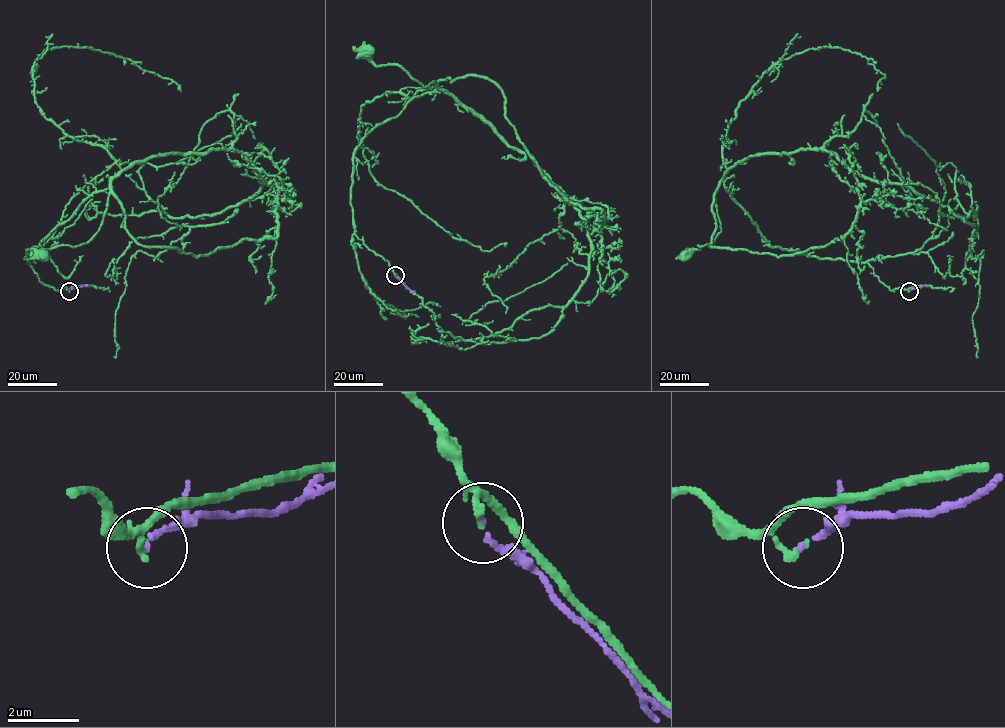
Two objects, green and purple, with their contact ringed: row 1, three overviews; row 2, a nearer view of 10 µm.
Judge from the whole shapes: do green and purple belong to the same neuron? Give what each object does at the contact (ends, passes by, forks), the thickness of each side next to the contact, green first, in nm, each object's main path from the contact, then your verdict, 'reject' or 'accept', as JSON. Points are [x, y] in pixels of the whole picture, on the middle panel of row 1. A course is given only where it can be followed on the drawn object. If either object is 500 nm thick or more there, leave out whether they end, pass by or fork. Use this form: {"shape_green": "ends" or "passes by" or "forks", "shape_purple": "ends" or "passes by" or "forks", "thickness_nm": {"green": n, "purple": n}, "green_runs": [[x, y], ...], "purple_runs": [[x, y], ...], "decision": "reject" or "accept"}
{"shape_green": "ends", "shape_purple": "ends", "thickness_nm": {"green": 160, "purple": 140}, "green_runs": [[395, 275], [354, 233], [354, 149], [437, 86], [424, 87], [399, 66], [376, 65], [368, 50]], "purple_runs": [[395, 275], [415, 292]], "decision": "reject"}

